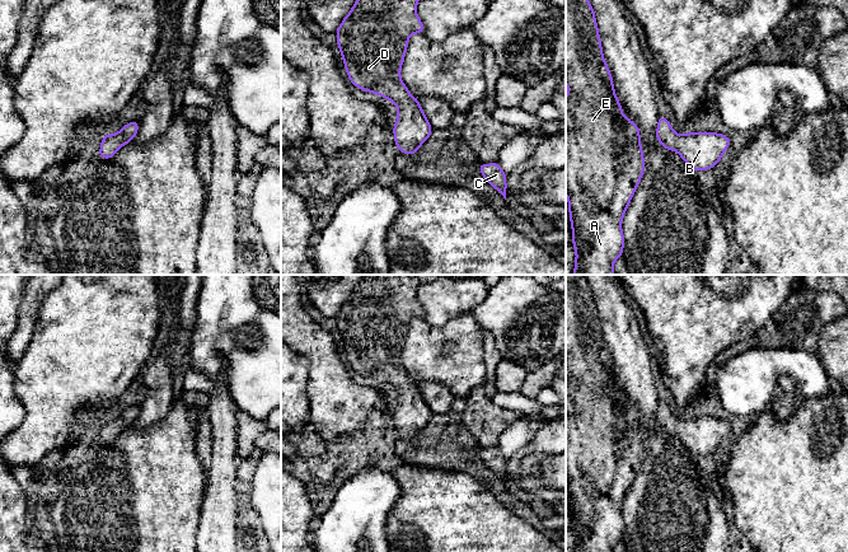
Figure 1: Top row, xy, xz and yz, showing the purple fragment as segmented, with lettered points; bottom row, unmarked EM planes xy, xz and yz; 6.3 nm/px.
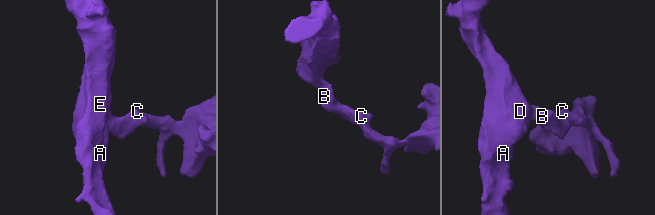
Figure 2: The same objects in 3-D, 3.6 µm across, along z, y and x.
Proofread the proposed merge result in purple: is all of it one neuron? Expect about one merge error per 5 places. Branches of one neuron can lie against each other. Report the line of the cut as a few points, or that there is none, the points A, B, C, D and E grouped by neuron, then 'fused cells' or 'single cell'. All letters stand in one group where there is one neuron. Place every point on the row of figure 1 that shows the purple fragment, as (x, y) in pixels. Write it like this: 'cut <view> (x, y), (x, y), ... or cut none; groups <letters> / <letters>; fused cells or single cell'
cut none; groups A B C D E; single cell

